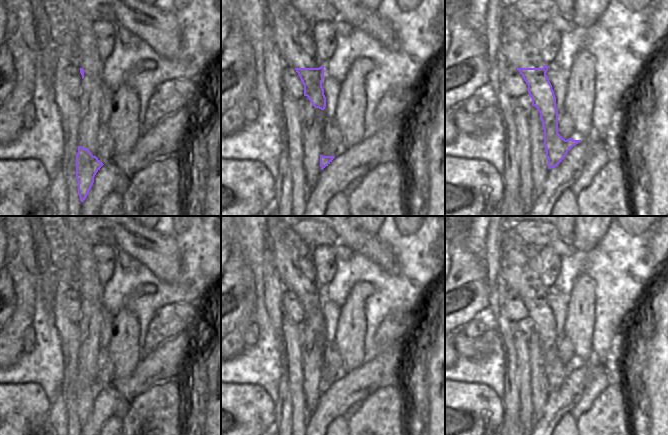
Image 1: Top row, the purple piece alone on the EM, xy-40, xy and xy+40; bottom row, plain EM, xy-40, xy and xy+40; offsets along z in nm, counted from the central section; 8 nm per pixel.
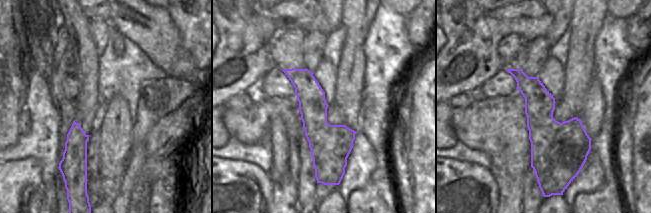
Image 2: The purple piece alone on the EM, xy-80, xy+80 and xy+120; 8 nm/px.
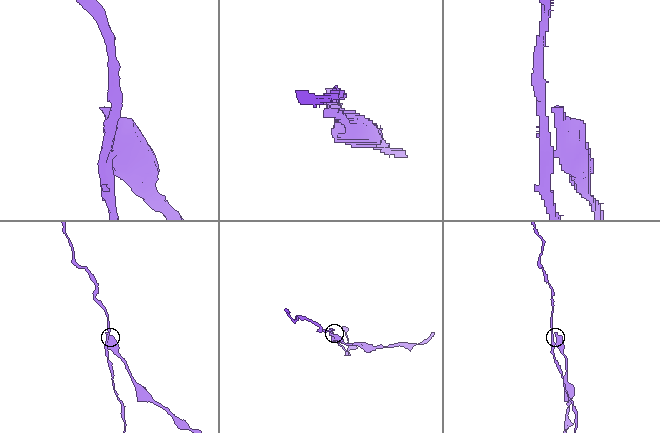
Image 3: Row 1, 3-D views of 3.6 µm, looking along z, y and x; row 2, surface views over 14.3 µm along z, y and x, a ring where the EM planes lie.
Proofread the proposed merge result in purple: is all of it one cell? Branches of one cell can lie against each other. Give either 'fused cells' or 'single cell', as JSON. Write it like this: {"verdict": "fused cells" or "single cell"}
{"verdict": "fused cells"}

